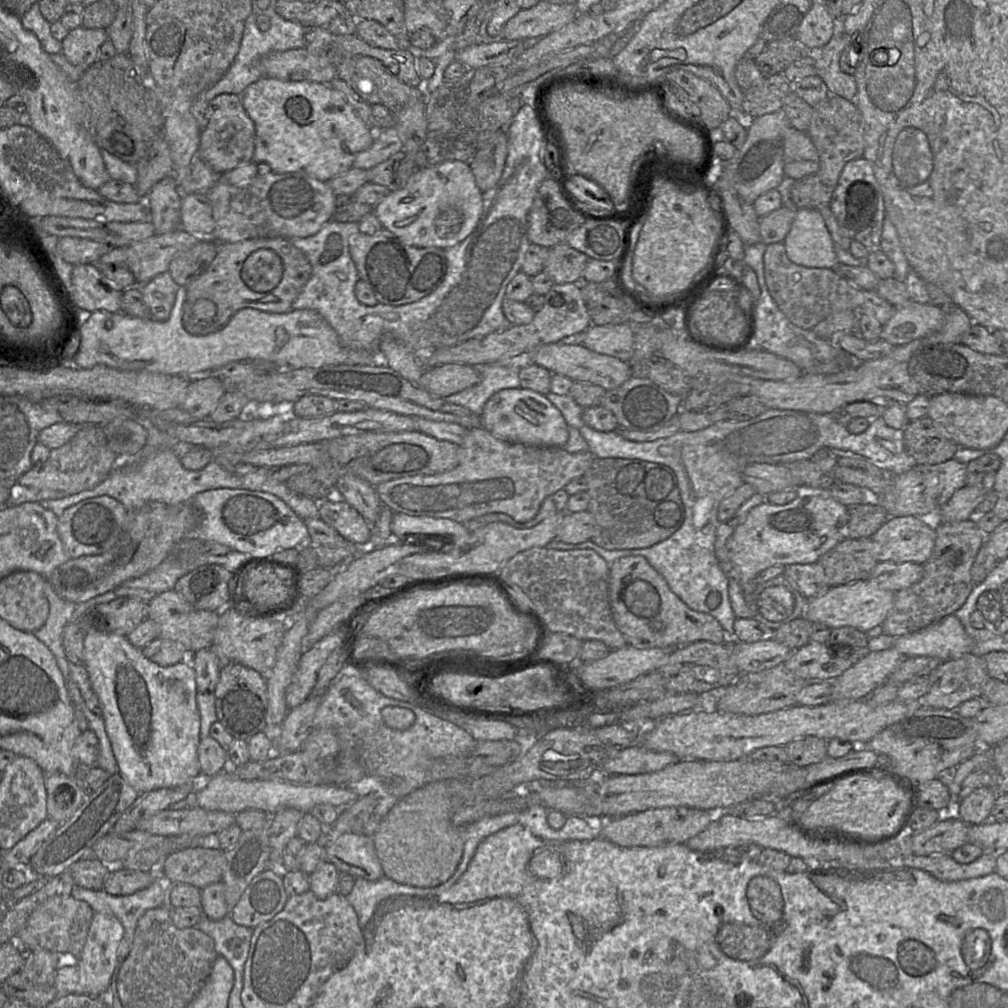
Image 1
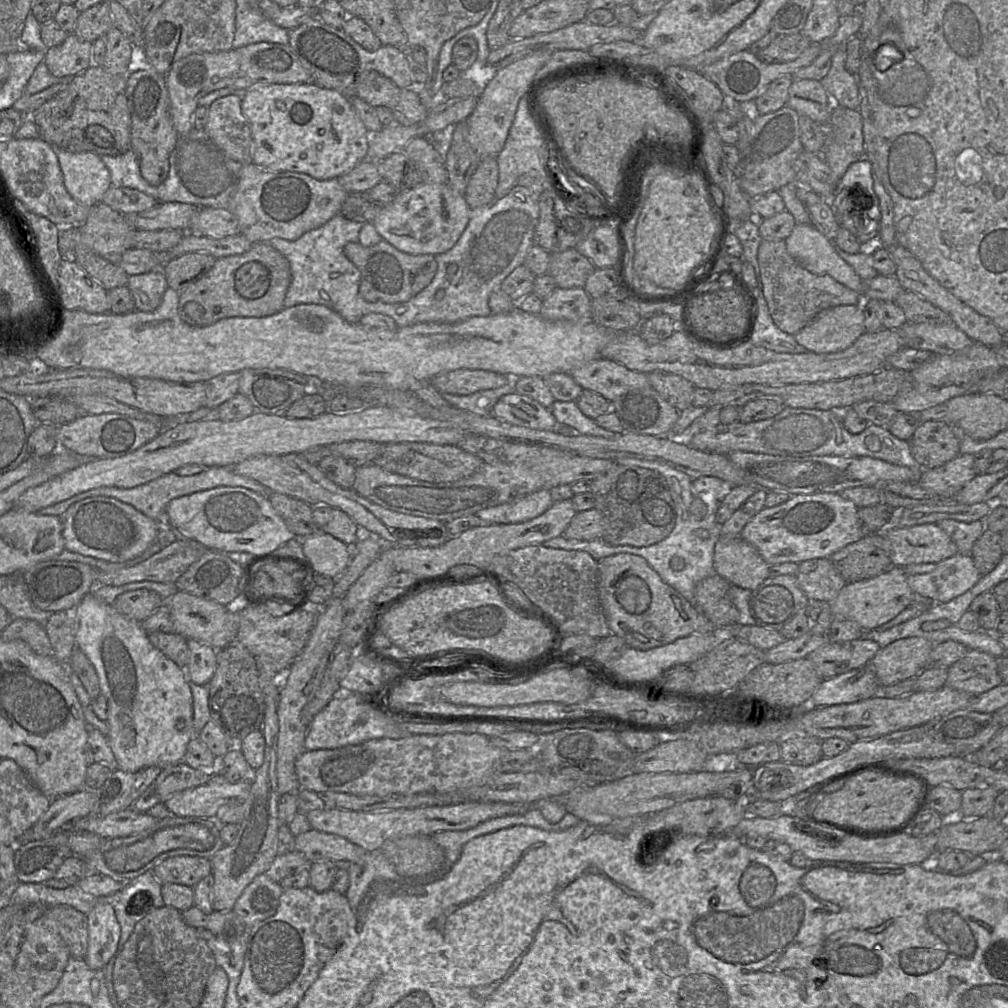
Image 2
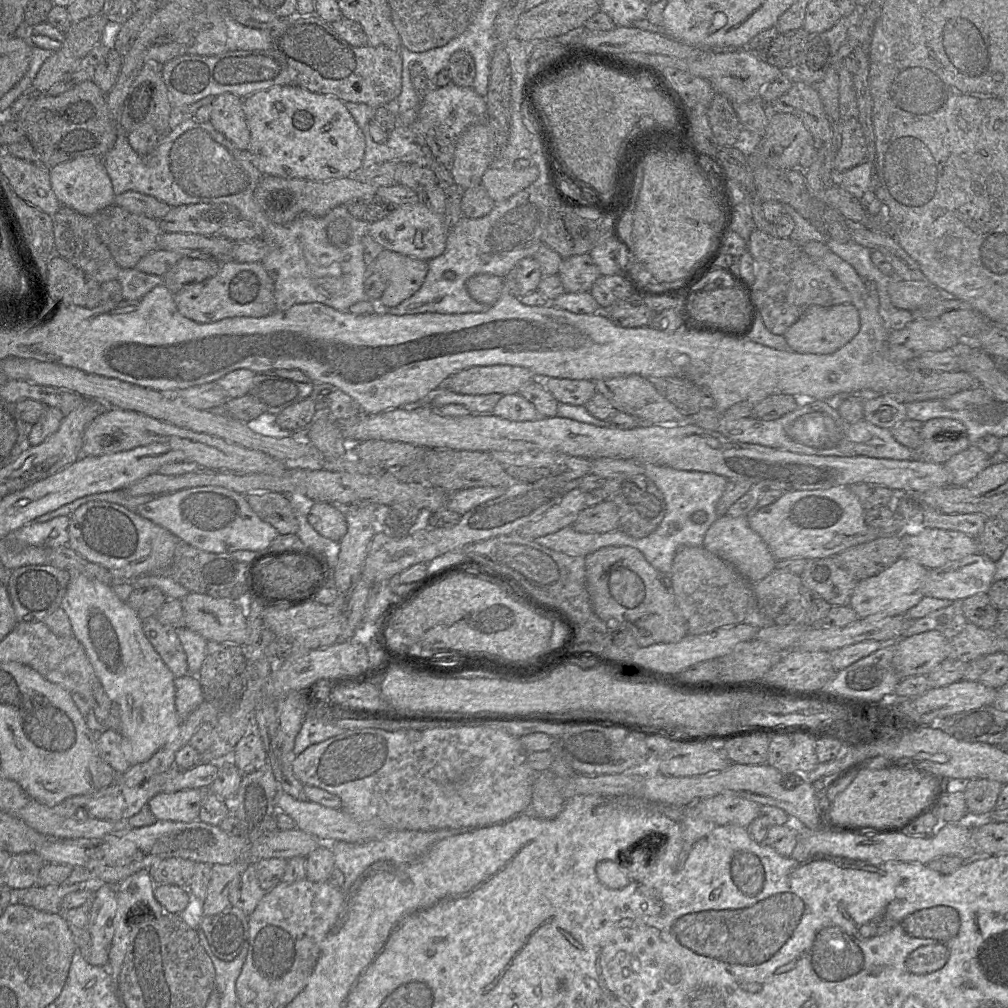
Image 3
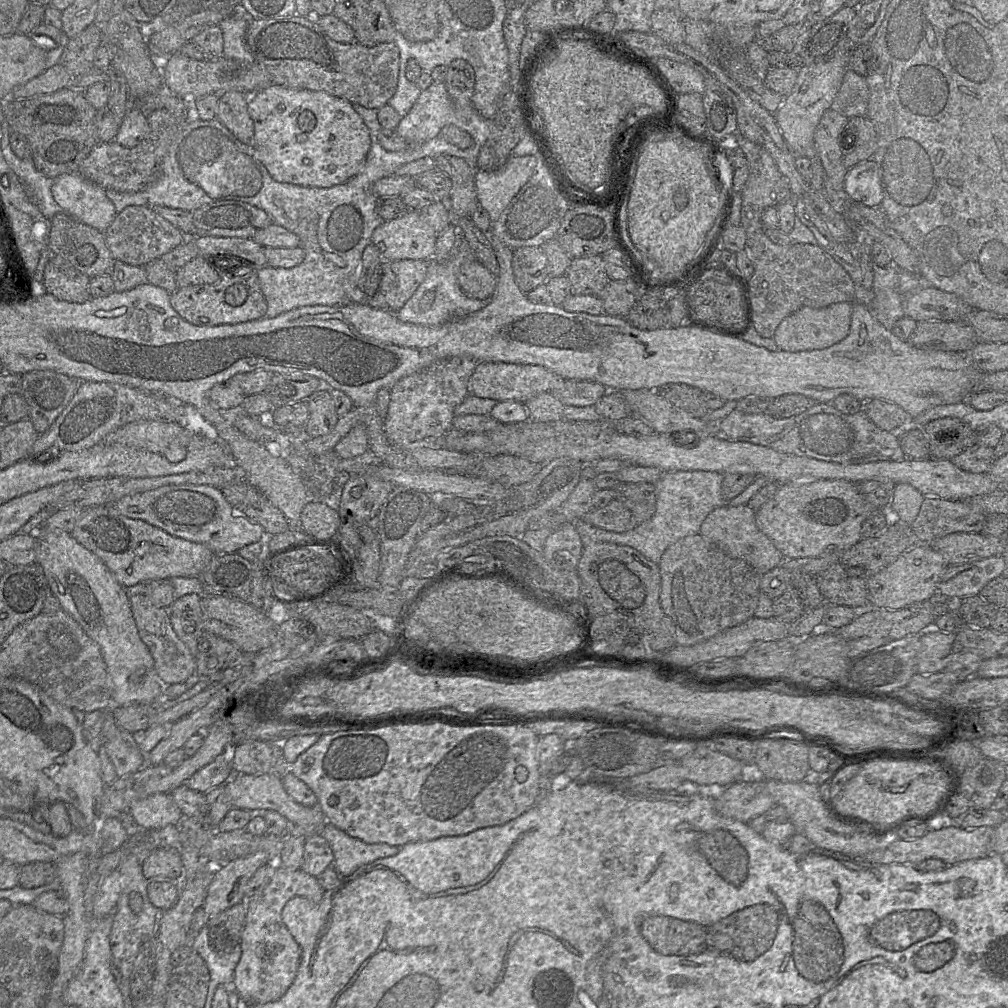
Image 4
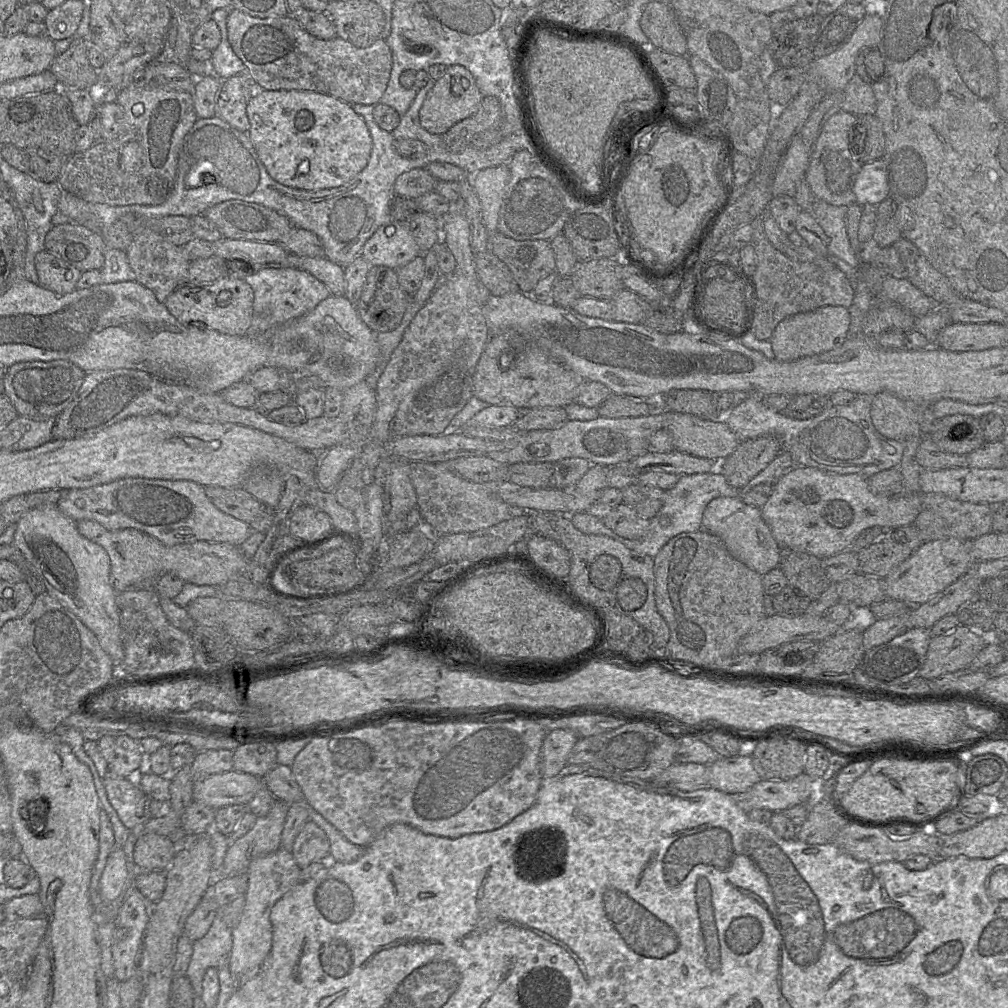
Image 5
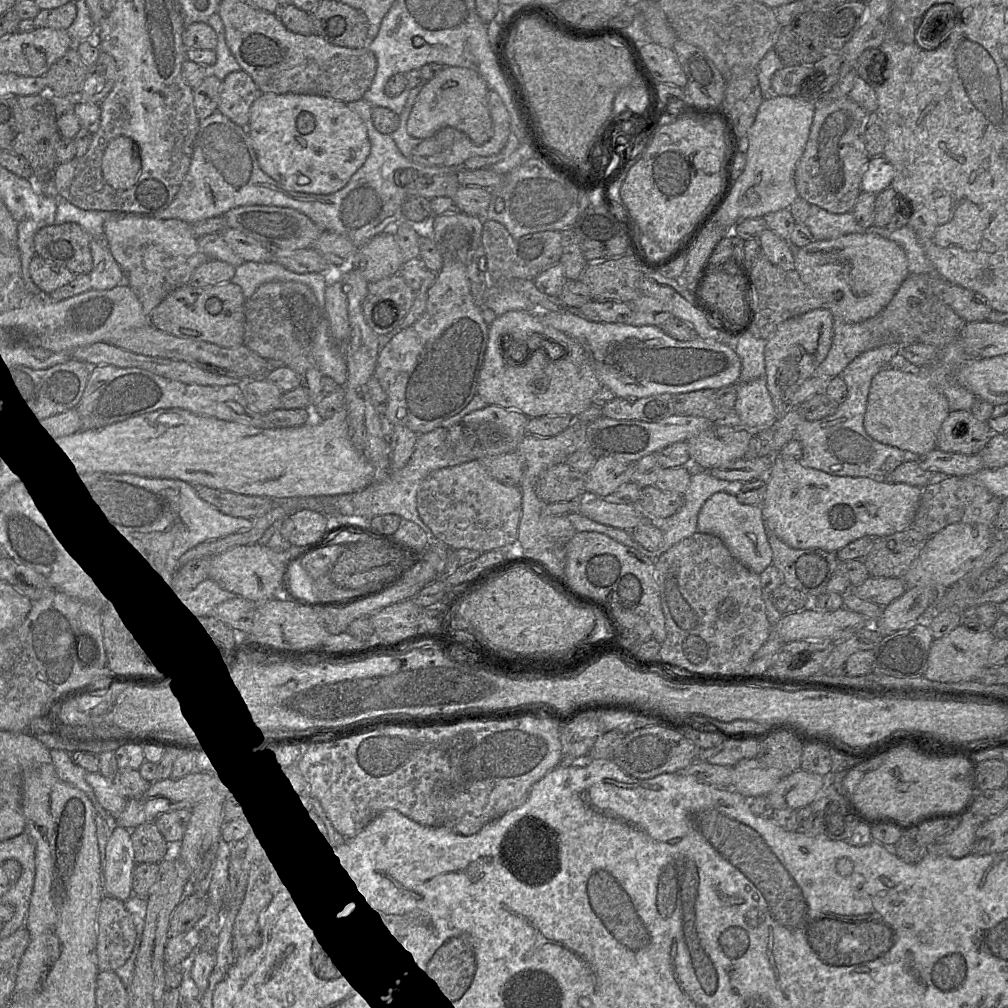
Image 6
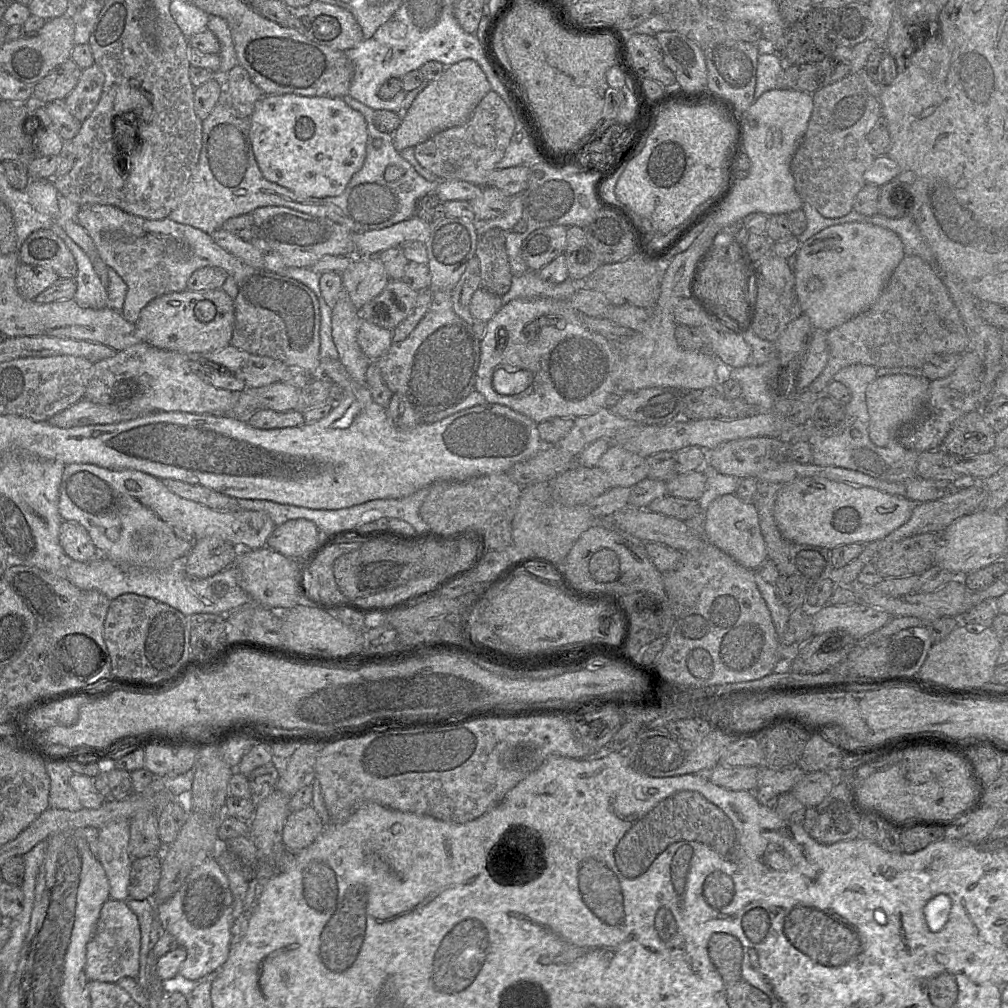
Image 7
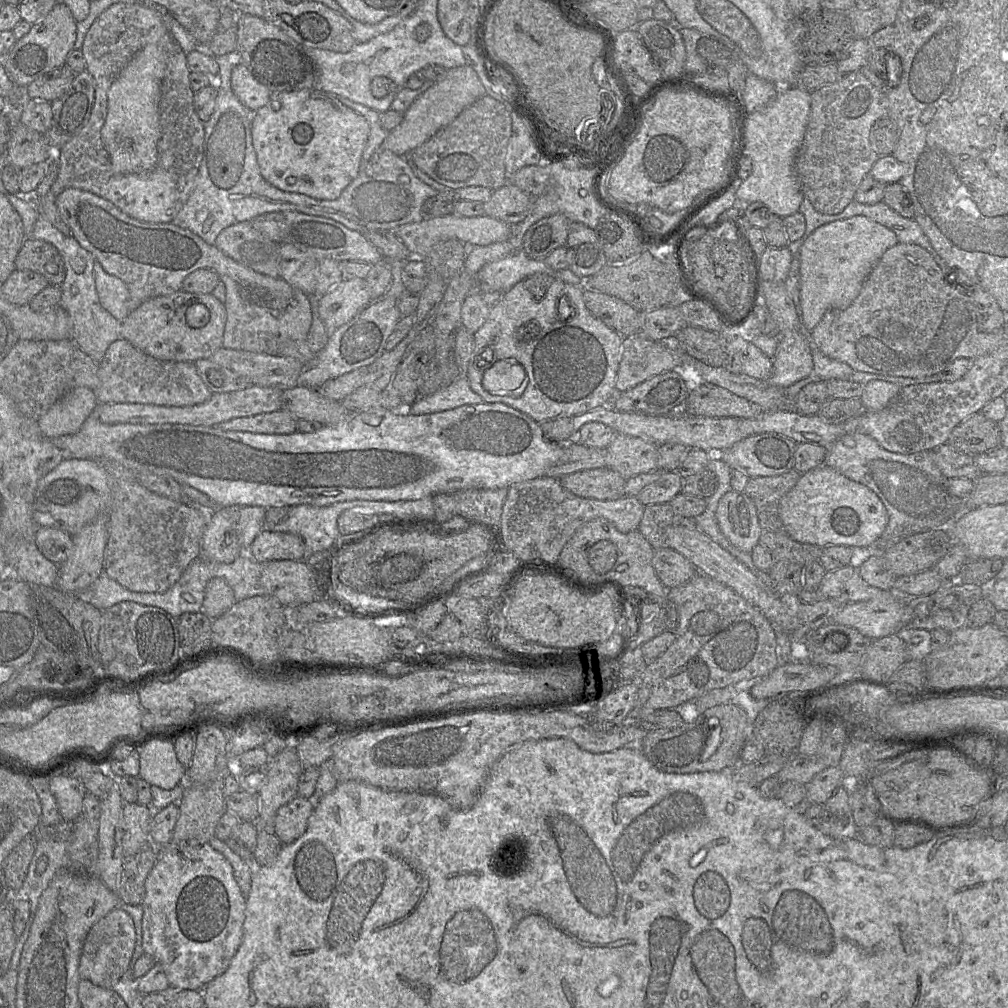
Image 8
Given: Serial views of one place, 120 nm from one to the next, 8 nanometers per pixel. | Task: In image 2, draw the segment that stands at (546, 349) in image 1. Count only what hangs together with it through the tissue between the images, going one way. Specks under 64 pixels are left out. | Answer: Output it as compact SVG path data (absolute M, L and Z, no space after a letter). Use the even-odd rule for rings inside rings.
M598 357L572 370L569 374L583 389L594 391L610 402L632 389L650 387L648 374L630 370L624 365L604 357Z

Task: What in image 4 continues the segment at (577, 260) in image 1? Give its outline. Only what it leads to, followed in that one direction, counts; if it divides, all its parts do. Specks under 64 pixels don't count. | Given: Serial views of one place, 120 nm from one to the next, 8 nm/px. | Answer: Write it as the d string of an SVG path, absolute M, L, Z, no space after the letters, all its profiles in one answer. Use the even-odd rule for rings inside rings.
M601 255L572 259L566 276L573 295L599 297L610 282Z

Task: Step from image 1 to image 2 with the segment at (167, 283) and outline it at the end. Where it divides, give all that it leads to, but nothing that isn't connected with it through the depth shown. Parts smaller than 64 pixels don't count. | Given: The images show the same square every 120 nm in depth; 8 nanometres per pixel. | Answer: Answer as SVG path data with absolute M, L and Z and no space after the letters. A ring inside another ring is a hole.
M156 269L129 276L127 287L131 291L136 309L151 312L160 305L168 284L162 269Z

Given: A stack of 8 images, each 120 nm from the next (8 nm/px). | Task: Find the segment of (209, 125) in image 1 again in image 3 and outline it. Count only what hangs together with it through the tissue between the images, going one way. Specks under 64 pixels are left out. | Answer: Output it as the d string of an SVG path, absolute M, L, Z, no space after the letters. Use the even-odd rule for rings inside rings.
M223 93L211 103L210 123L242 151L250 147L251 133L243 110L243 99Z

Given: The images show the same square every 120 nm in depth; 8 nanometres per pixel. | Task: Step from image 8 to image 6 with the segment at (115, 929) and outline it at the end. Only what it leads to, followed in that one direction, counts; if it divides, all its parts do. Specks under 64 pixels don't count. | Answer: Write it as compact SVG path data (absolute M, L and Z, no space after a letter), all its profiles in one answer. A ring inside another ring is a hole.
M110 895L101 900L98 914L97 957L100 972L115 971L129 959L136 930L125 903Z

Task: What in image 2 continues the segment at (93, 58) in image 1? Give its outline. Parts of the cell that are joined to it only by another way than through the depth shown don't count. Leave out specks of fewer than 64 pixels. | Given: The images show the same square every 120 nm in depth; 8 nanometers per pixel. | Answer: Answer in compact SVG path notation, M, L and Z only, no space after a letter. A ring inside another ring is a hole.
M68 33L60 45L46 49L43 62L53 76L70 79L91 67L92 45L80 40L74 33Z

